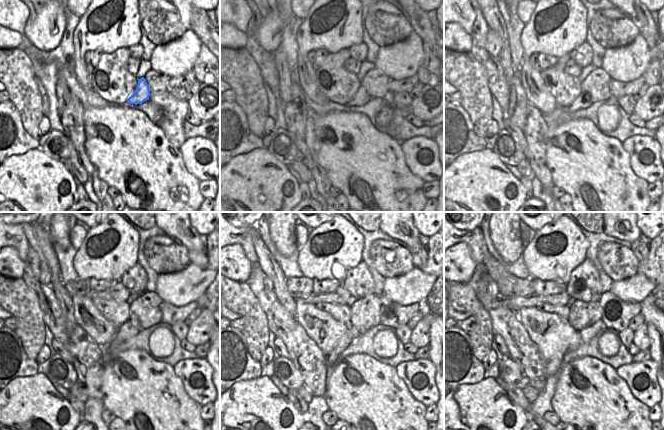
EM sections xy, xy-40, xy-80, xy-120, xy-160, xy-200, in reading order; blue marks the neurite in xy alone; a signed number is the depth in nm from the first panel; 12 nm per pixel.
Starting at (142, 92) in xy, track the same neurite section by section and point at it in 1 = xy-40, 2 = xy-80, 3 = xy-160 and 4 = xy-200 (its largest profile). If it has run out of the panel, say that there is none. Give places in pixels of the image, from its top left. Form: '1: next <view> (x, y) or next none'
1: next xy-40 (362, 97)
2: next xy-80 (559, 116)
3: next xy-160 (332, 358)
4: next xy-200 (553, 366)

